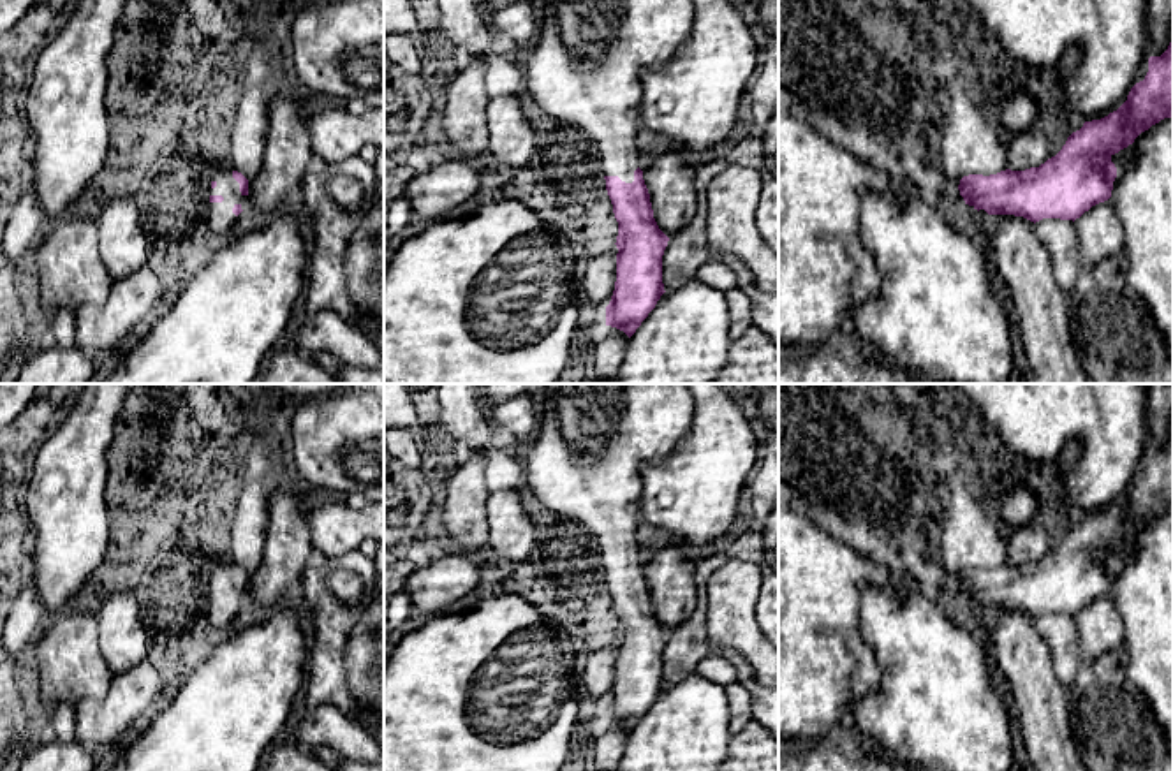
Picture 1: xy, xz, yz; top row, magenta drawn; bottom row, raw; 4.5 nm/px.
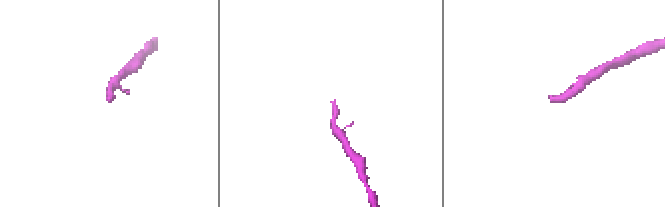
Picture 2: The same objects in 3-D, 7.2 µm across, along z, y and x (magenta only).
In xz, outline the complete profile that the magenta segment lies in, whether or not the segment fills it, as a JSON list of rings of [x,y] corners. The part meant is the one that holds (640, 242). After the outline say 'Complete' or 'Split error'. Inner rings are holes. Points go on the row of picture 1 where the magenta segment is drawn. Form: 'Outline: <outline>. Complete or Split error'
Outline: [[[542,0],[541,28],[523,60],[527,93],[567,128],[592,141],[604,164],[606,190],[618,222],[616,282],[606,306],[606,326],[629,338],[666,292],[662,255],[669,238],[659,229],[639,169],[636,136],[641,130],[641,76],[668,62],[694,23],[692,0]]]. Split error

